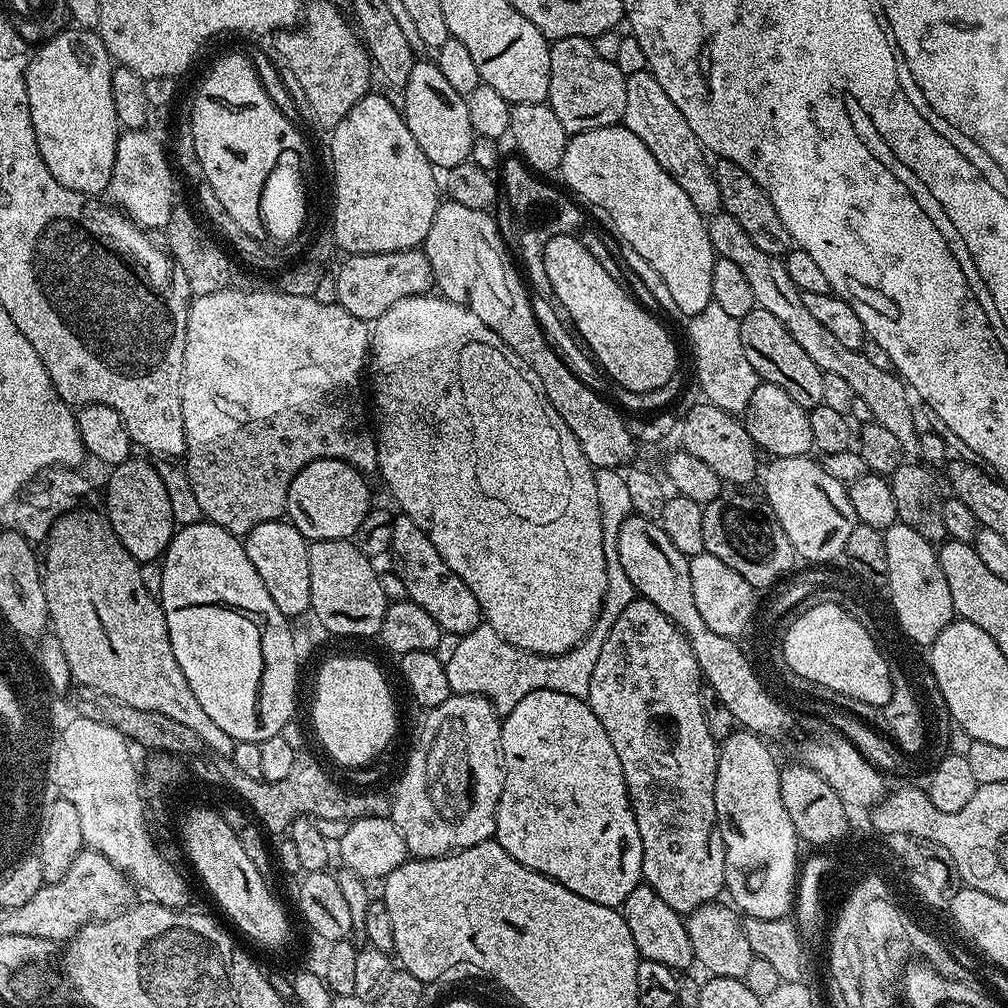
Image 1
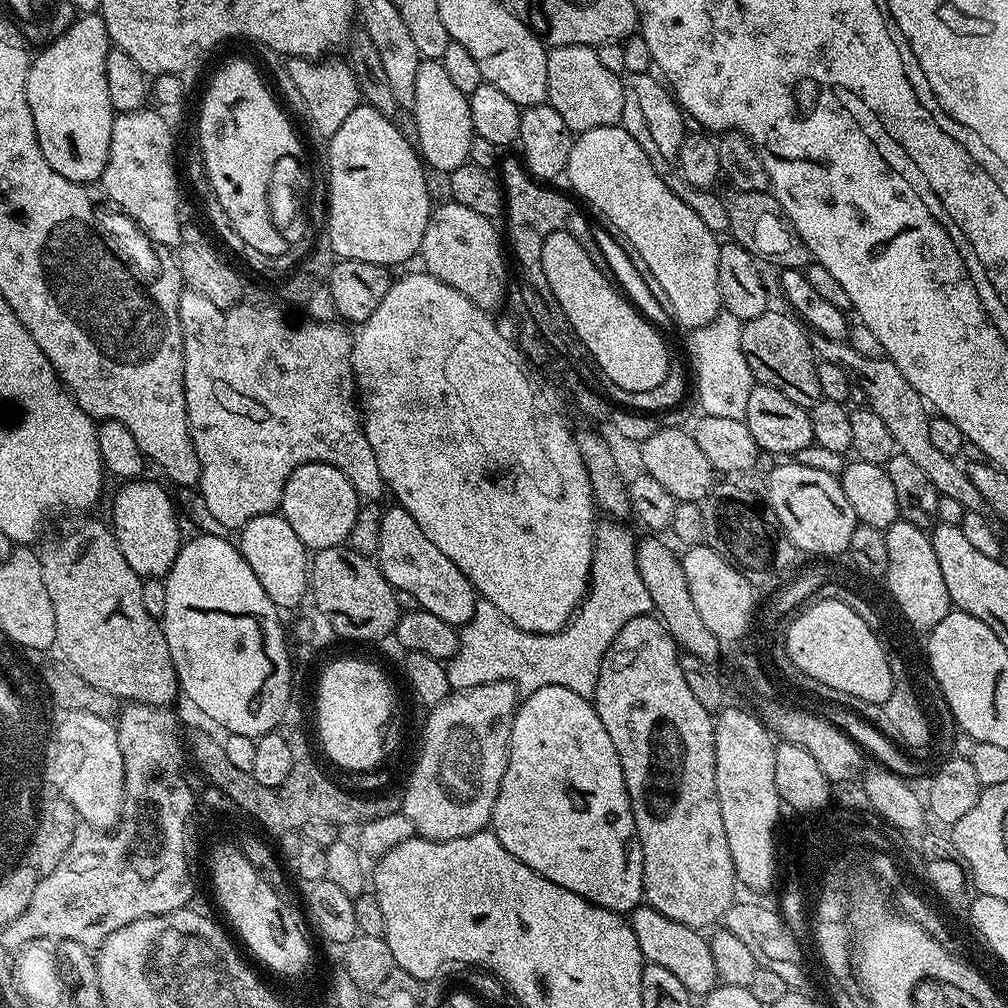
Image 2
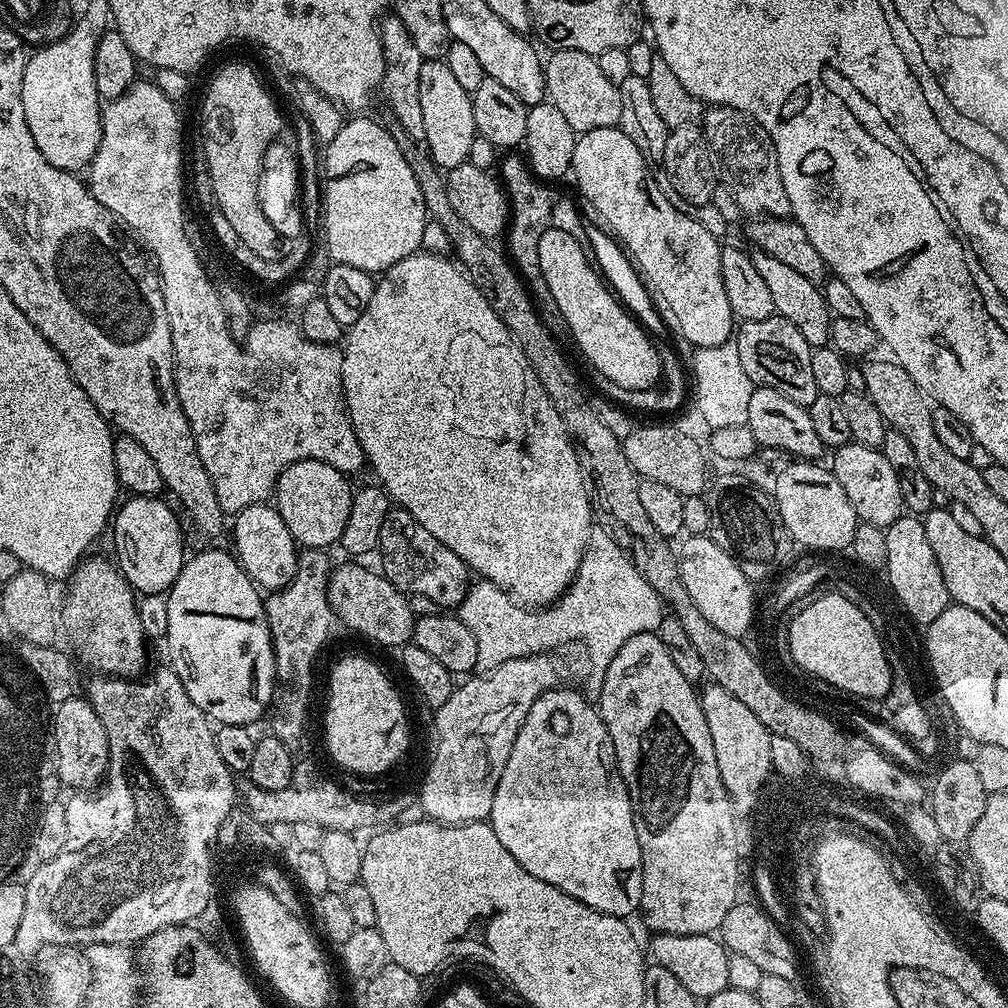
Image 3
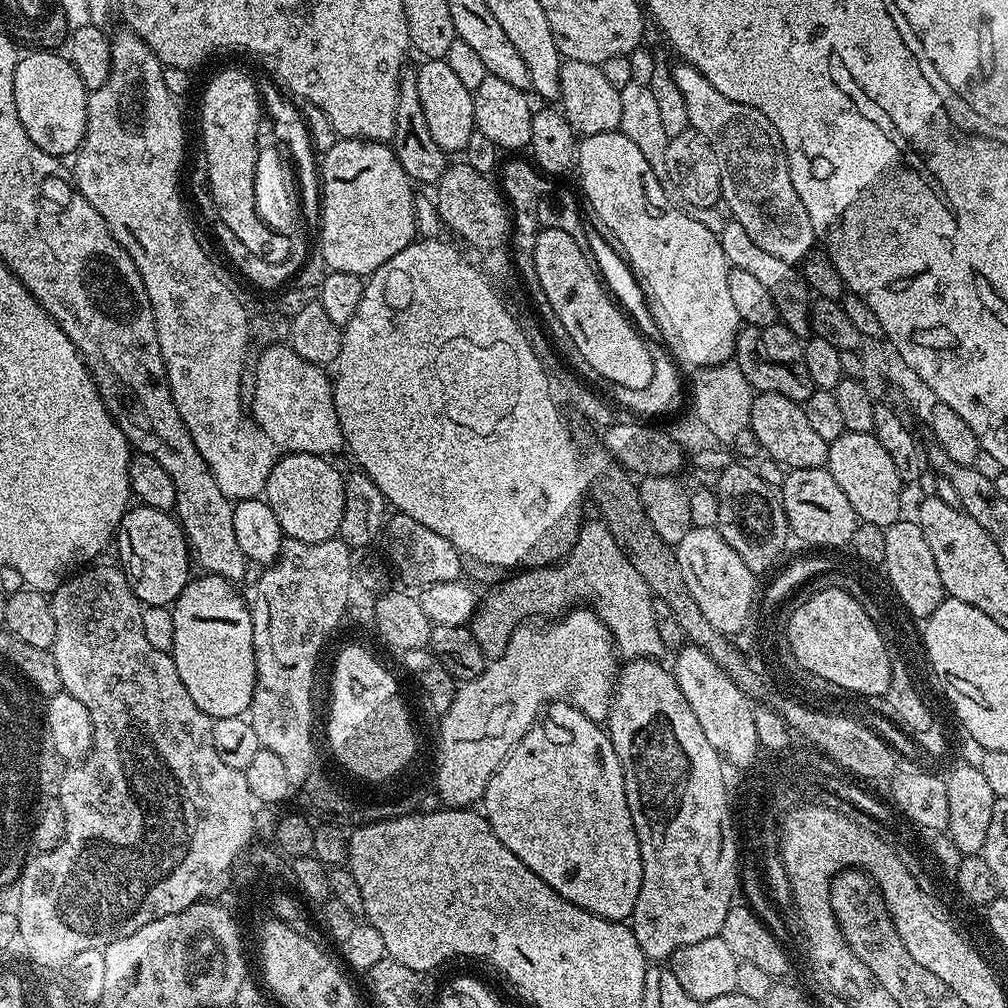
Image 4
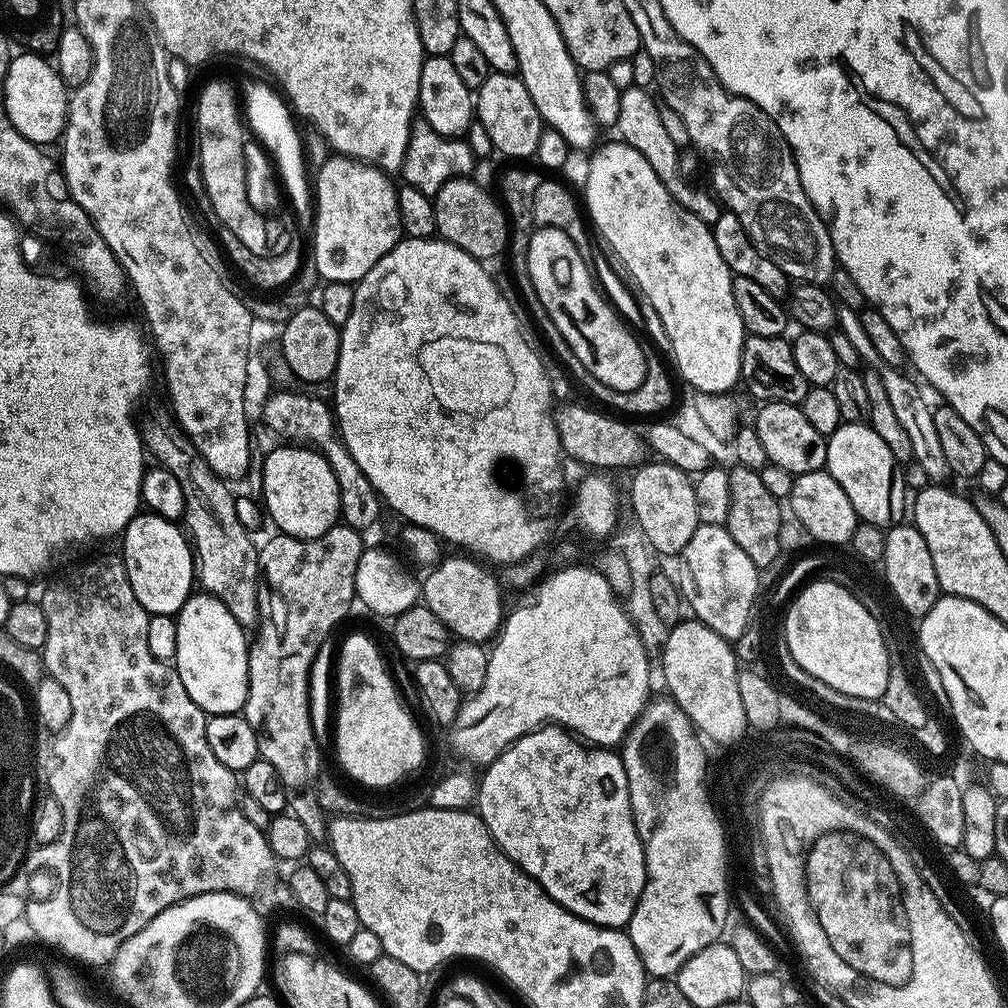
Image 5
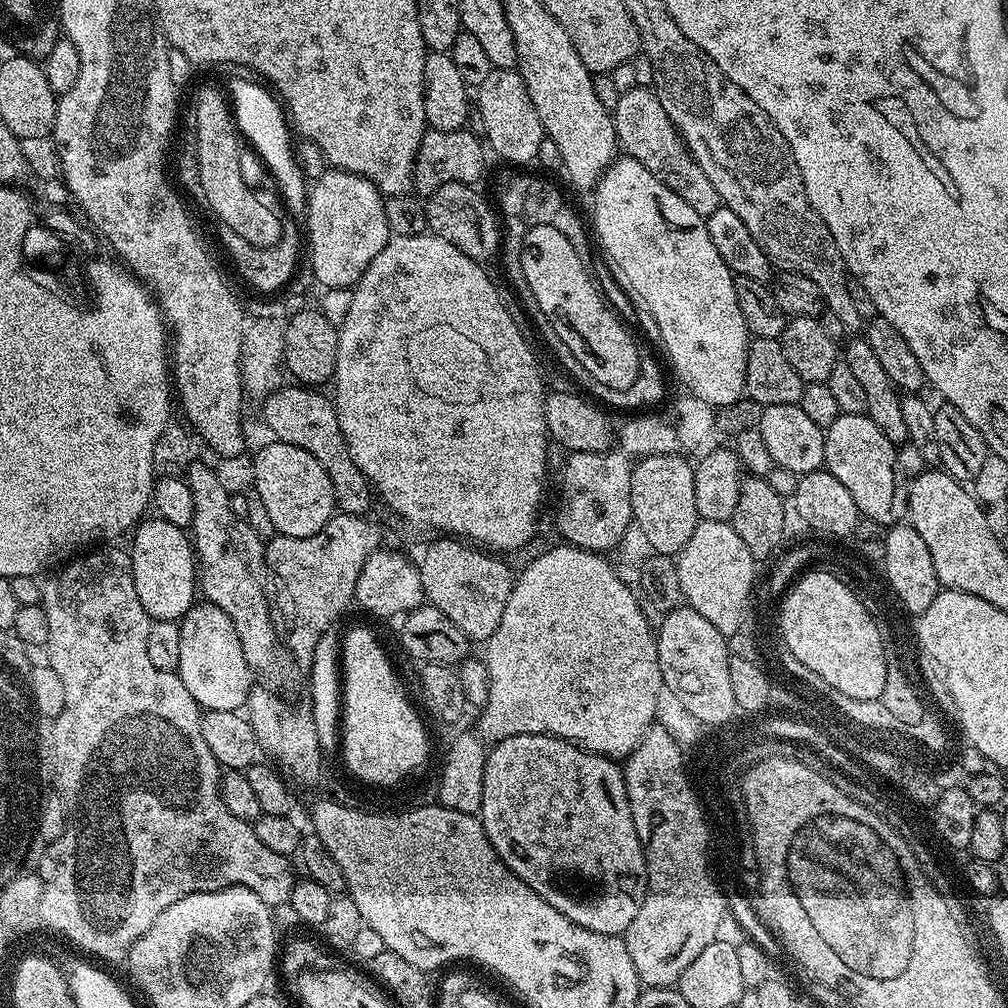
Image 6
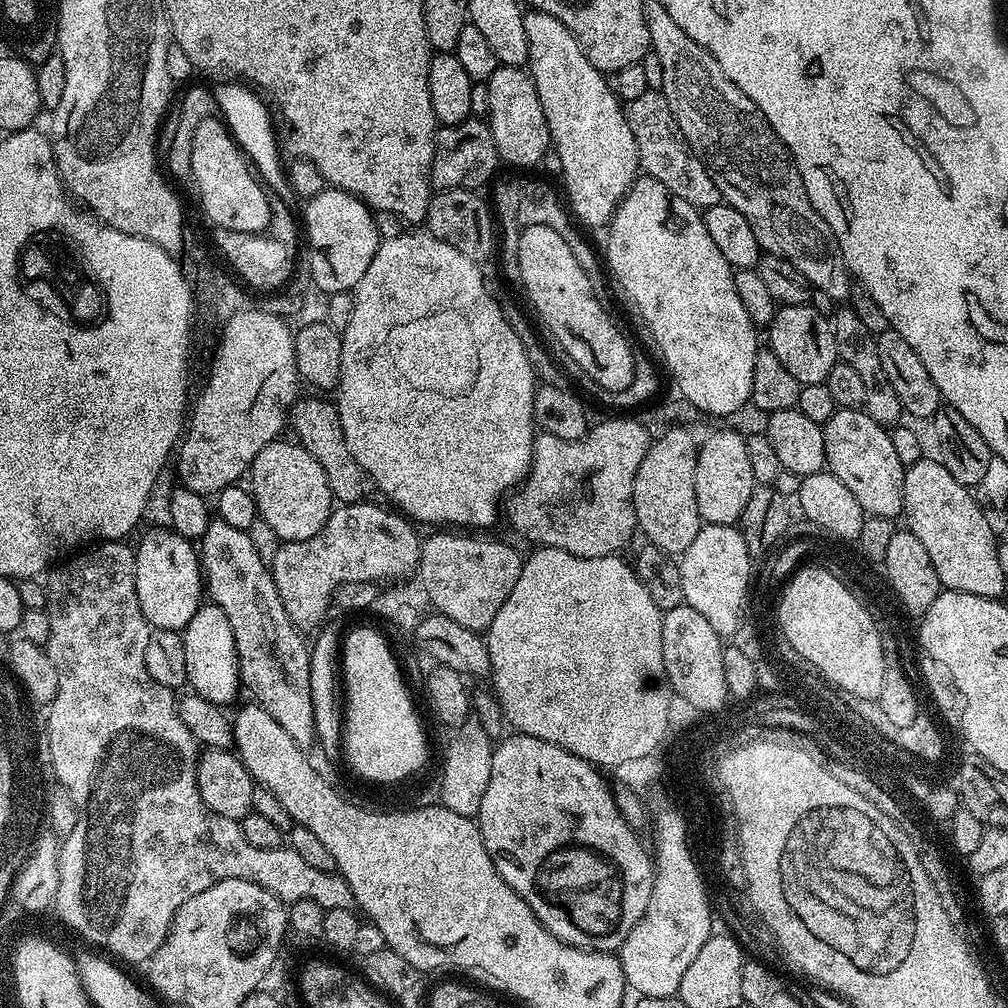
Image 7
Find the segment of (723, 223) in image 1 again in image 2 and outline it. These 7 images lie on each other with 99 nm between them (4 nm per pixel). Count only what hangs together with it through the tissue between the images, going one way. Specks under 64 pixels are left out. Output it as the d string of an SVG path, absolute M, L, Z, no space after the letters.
M813 335L811 341L813 352L823 363L837 364L853 377L860 376L858 387L864 391L867 407L872 408L874 414L882 418L882 422L886 422L890 430L890 438L894 438L899 455L910 458L910 462L916 463L921 468L922 474L926 474L926 478L934 482L941 496L954 498L970 512L979 512L984 508L984 499L978 494L974 484L970 482L967 471L963 467L959 468L953 457L940 453L931 444L930 426L928 425L930 412L926 407L926 401L918 394L918 390L914 390L914 386L910 386L910 382L906 382L898 366L894 366L887 358L862 358L858 350L854 350L842 340L831 340L825 336Z

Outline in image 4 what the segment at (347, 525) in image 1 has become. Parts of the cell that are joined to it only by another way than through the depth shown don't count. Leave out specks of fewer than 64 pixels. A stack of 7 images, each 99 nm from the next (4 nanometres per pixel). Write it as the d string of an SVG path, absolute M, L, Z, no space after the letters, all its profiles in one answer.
M294 452L280 457L274 470L270 470L270 478L266 482L262 496L267 500L270 510L274 510L274 518L278 518L278 526L287 539L298 542L326 542L337 539L342 522L345 477L340 476L339 470L332 463L331 459L322 456Z

